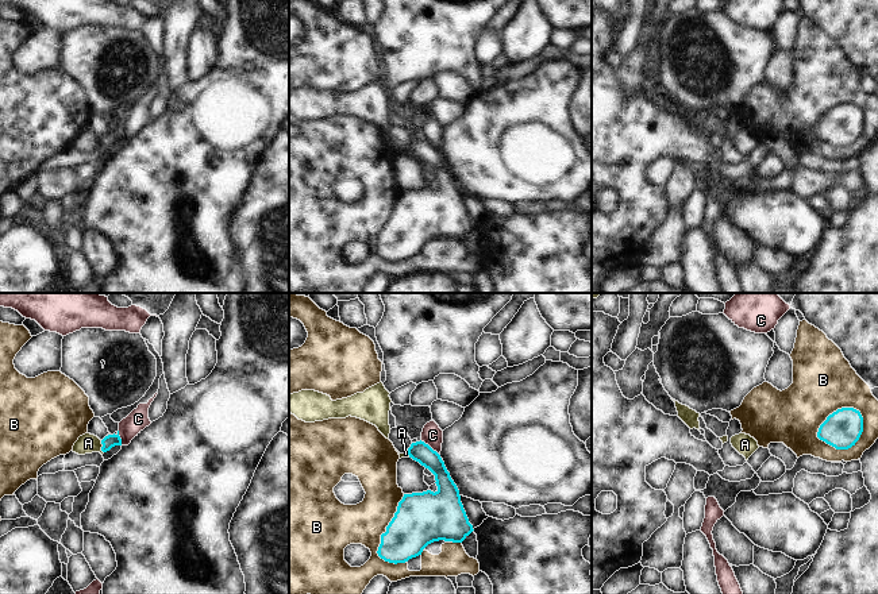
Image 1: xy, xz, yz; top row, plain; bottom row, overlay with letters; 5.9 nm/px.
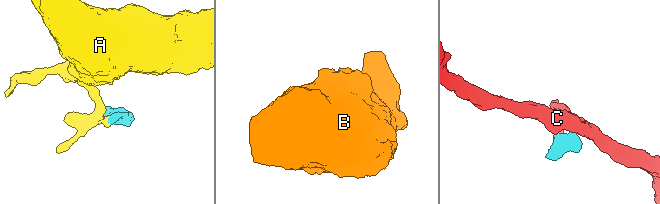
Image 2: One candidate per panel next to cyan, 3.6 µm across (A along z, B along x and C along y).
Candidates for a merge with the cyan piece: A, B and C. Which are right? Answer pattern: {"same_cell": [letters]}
{"same_cell": ["A"]}

